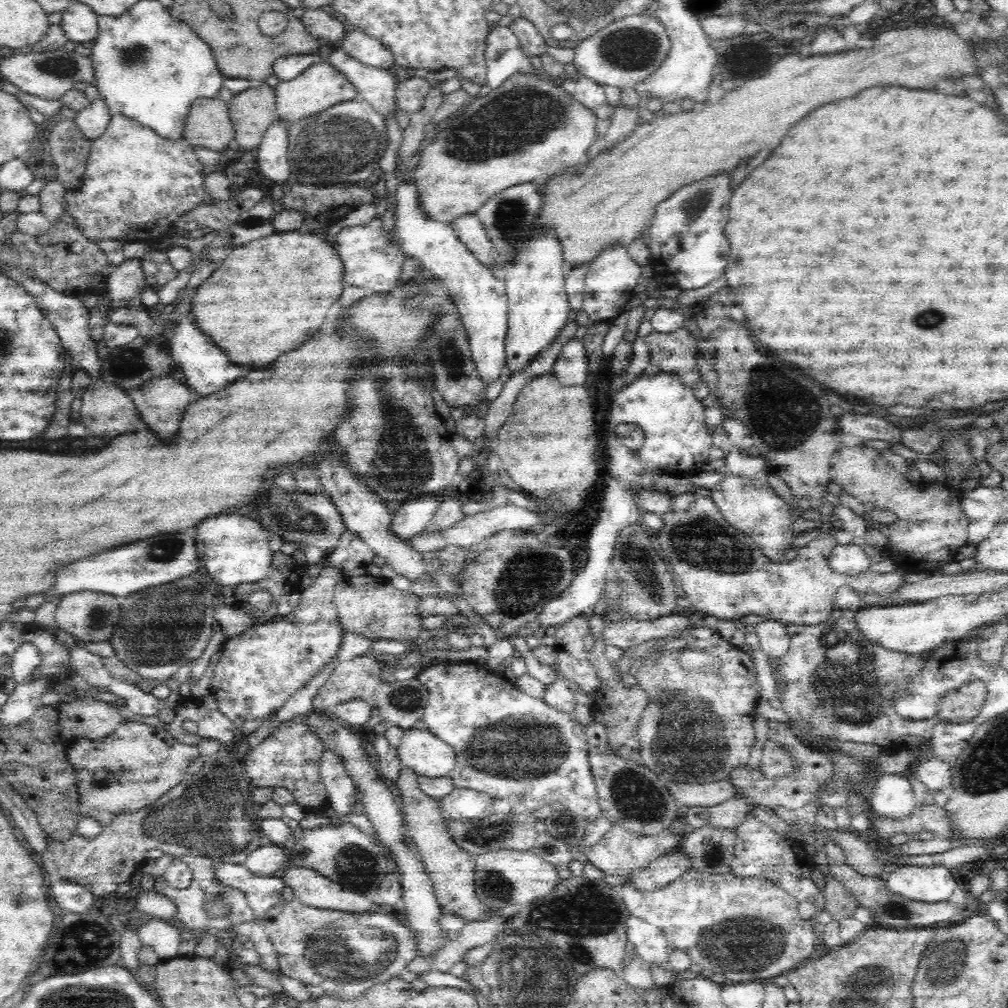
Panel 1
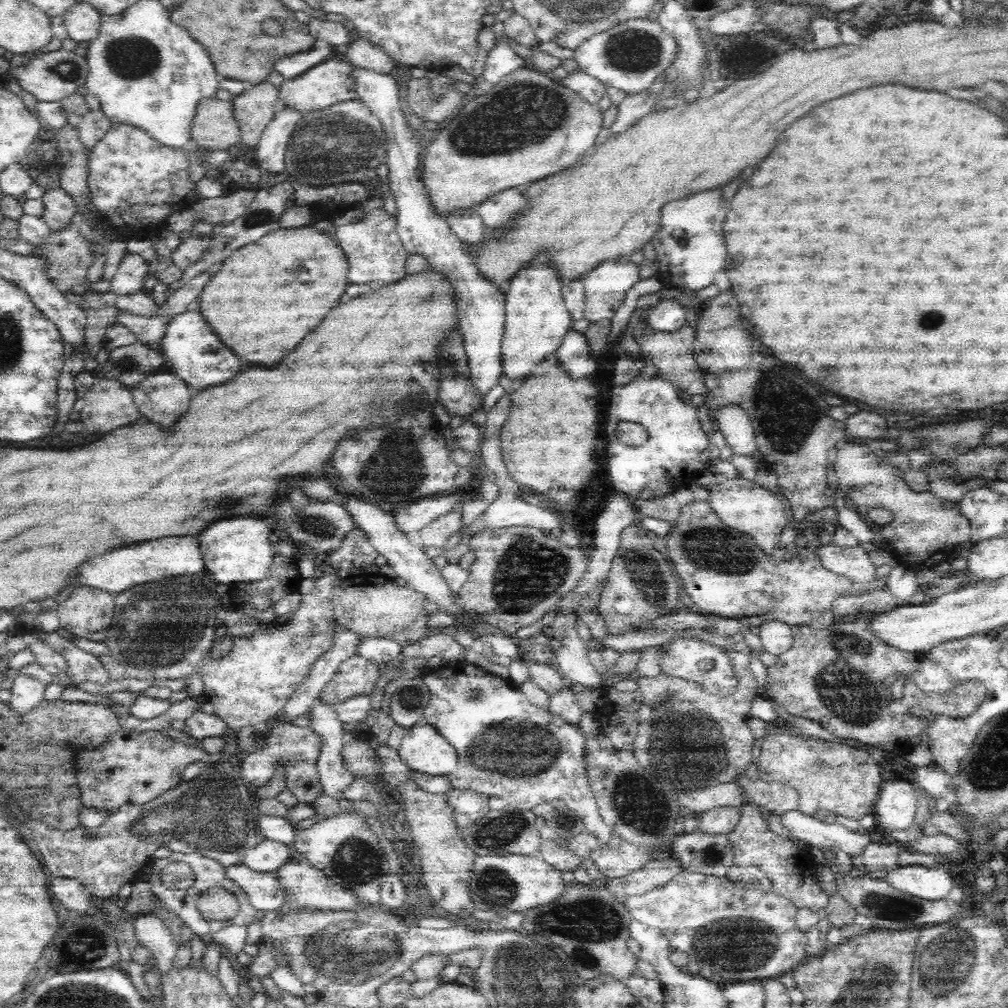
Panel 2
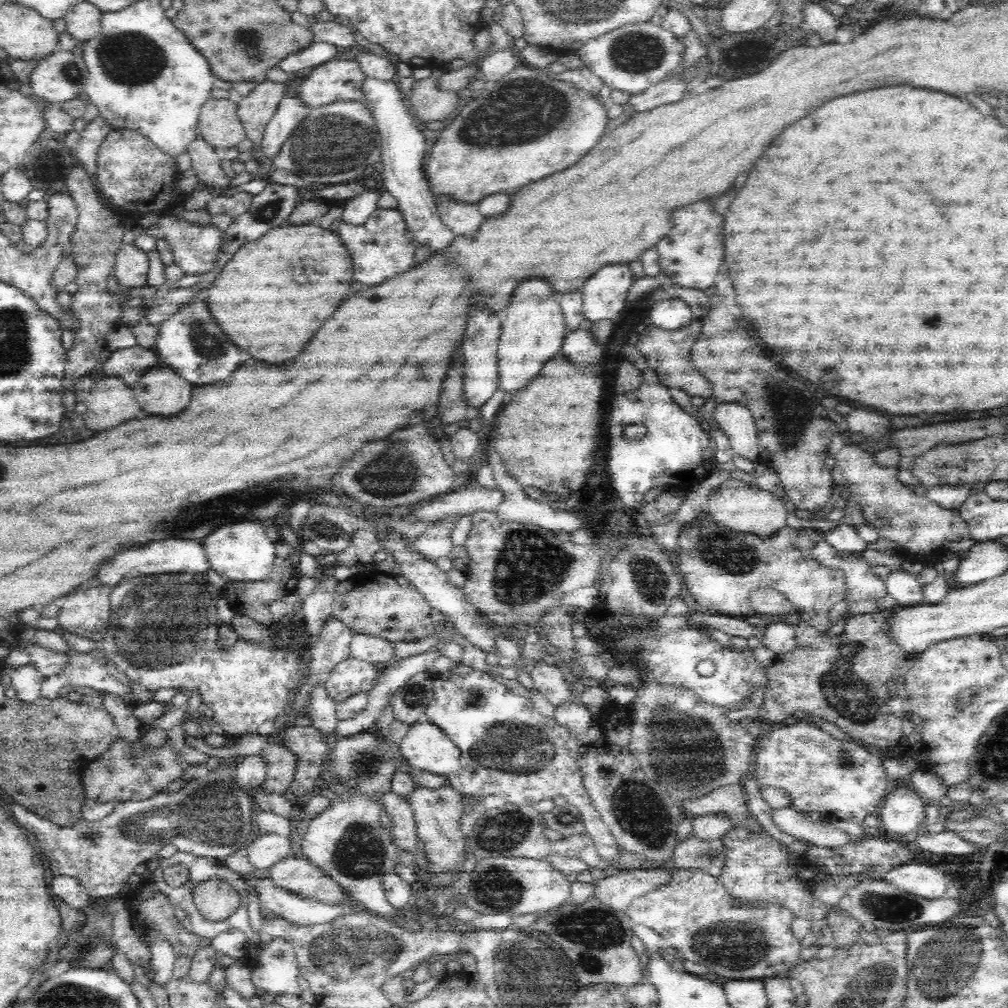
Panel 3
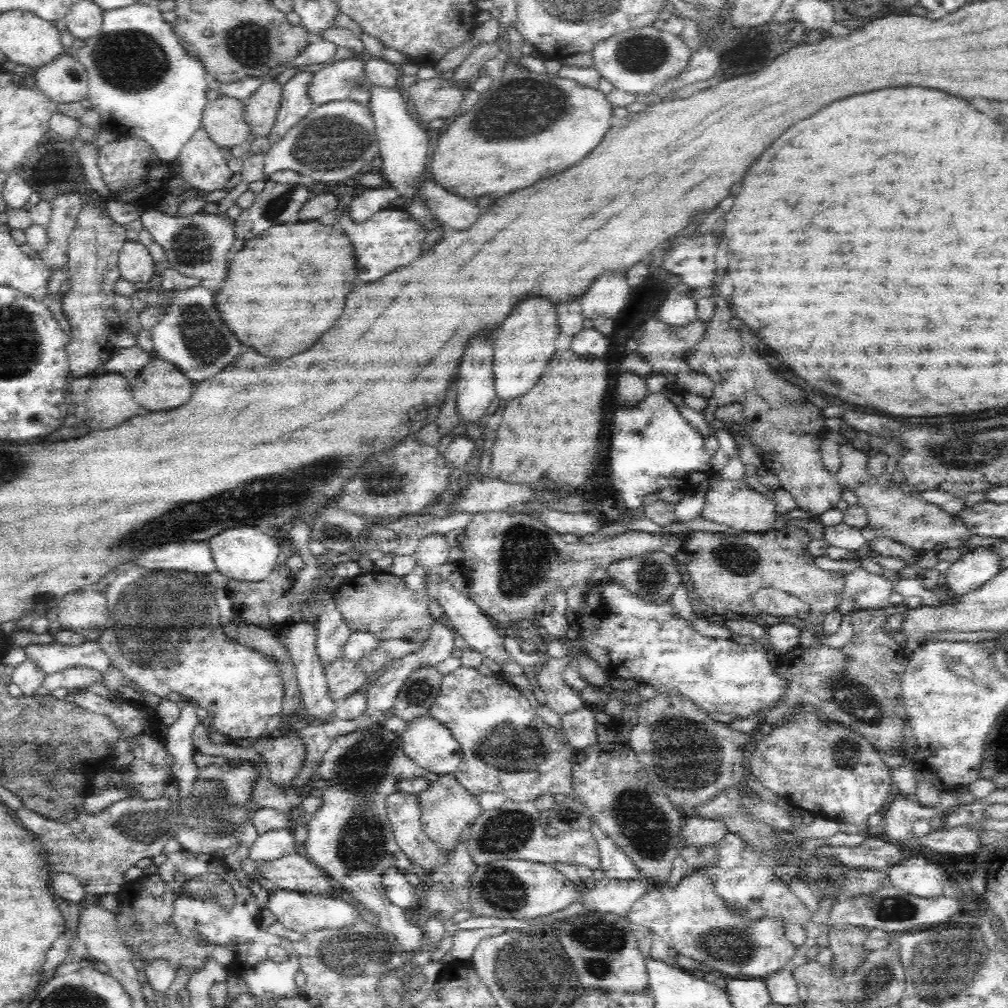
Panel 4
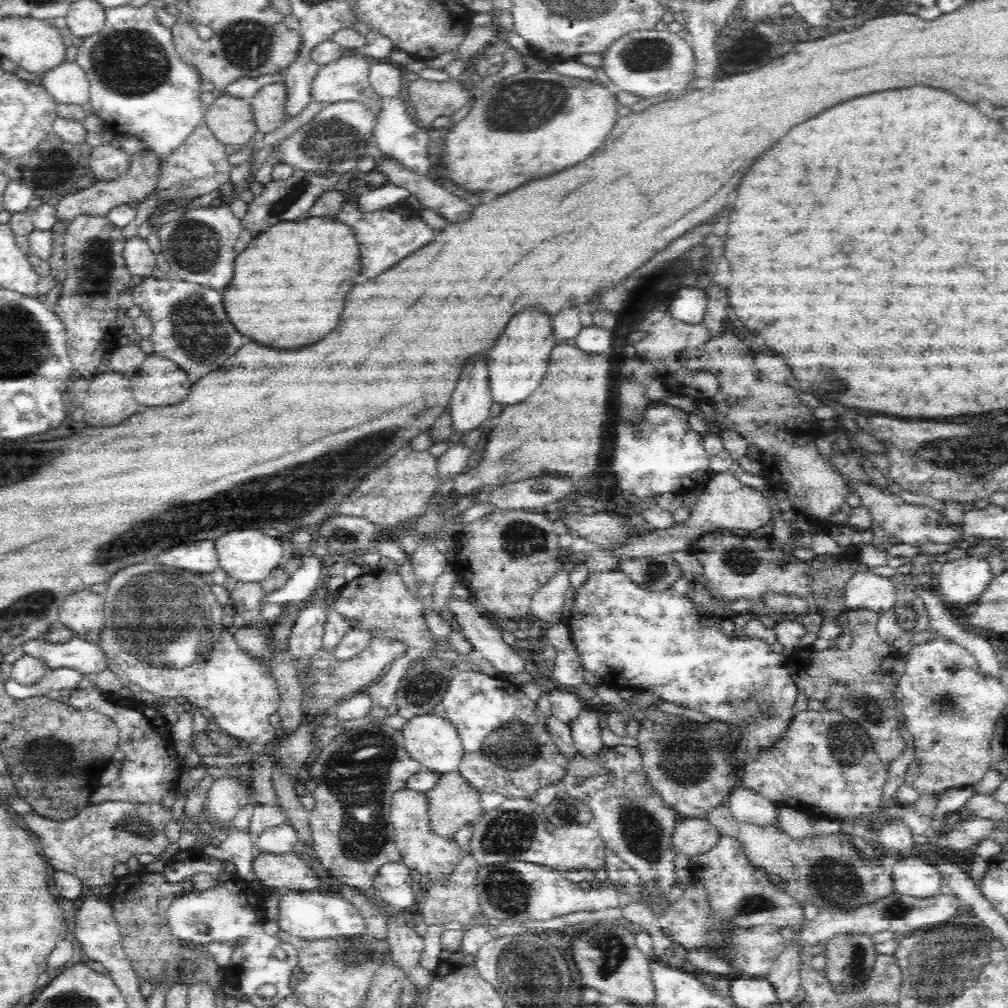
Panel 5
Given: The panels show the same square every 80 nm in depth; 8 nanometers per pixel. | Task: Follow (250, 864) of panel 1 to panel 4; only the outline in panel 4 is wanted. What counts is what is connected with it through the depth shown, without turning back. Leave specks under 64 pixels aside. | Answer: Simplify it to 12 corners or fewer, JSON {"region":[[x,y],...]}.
{"region":[[290,825],[258,835],[249,857],[264,860],[295,852]]}

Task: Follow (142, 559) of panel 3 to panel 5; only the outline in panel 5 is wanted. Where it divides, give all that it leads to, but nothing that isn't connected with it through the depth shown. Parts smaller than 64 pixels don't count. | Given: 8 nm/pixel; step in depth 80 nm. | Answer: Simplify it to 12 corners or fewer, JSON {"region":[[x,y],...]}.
{"region":[[212,540],[170,548],[158,564],[204,577],[219,566]]}

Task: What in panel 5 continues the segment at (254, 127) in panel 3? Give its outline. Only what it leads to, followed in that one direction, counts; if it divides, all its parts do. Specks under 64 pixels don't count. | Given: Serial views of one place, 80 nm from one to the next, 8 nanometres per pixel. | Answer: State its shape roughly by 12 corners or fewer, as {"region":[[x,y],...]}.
{"region":[[264,85],[252,99],[257,129],[268,134],[287,116],[287,86]]}

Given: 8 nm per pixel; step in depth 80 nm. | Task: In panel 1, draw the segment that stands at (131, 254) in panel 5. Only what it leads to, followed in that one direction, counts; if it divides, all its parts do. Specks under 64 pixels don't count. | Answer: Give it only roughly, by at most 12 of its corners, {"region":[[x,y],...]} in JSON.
{"region":[[126,259],[107,278],[107,296],[140,295],[147,280],[142,260]]}

